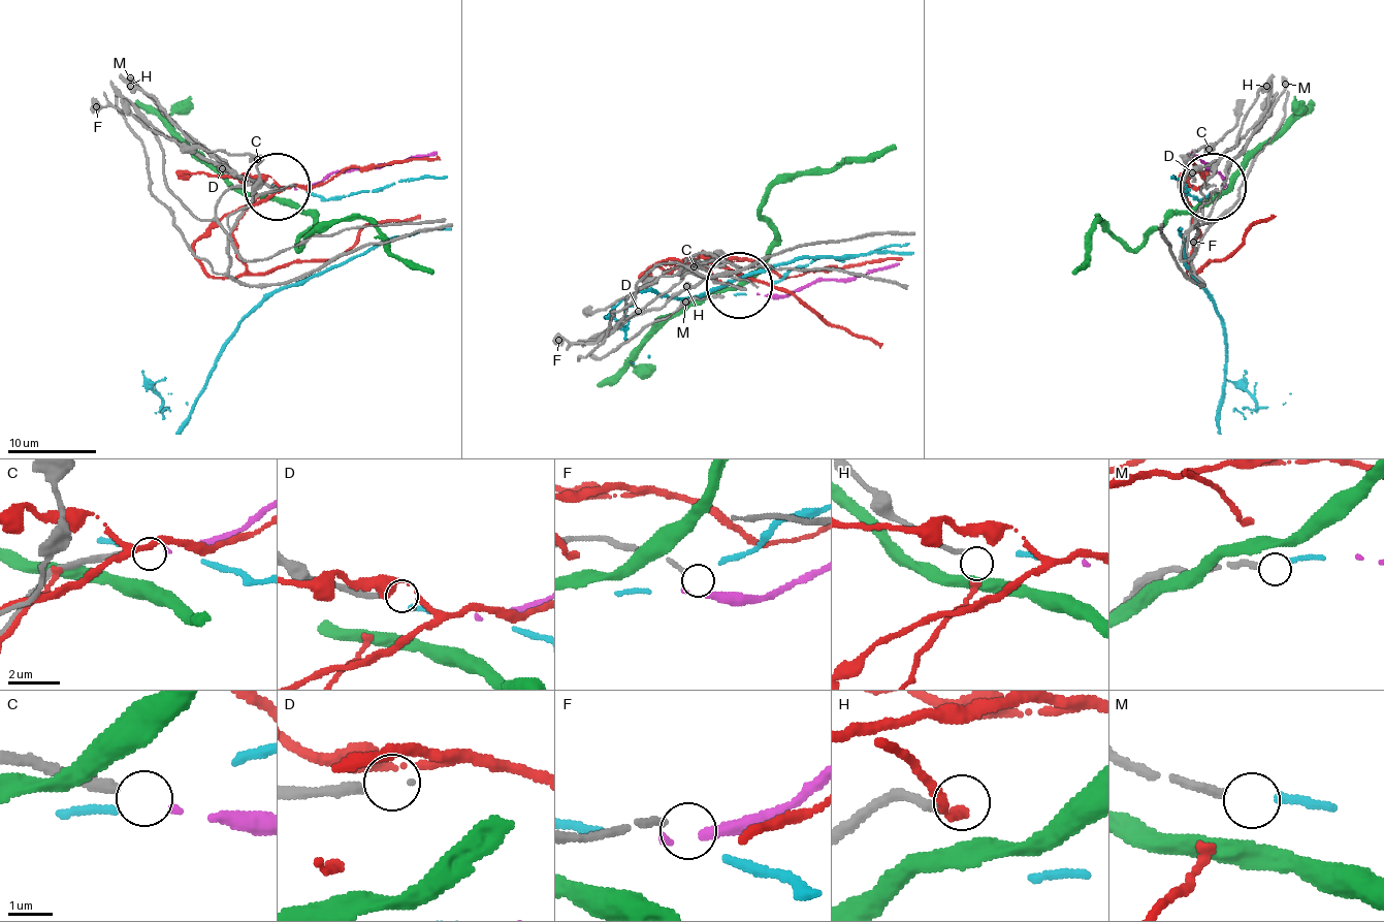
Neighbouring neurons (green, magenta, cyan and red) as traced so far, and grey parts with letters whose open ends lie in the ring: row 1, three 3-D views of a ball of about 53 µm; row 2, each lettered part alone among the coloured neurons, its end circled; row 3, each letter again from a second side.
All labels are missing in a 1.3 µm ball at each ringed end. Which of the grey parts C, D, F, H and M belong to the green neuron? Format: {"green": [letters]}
{"green": []}

